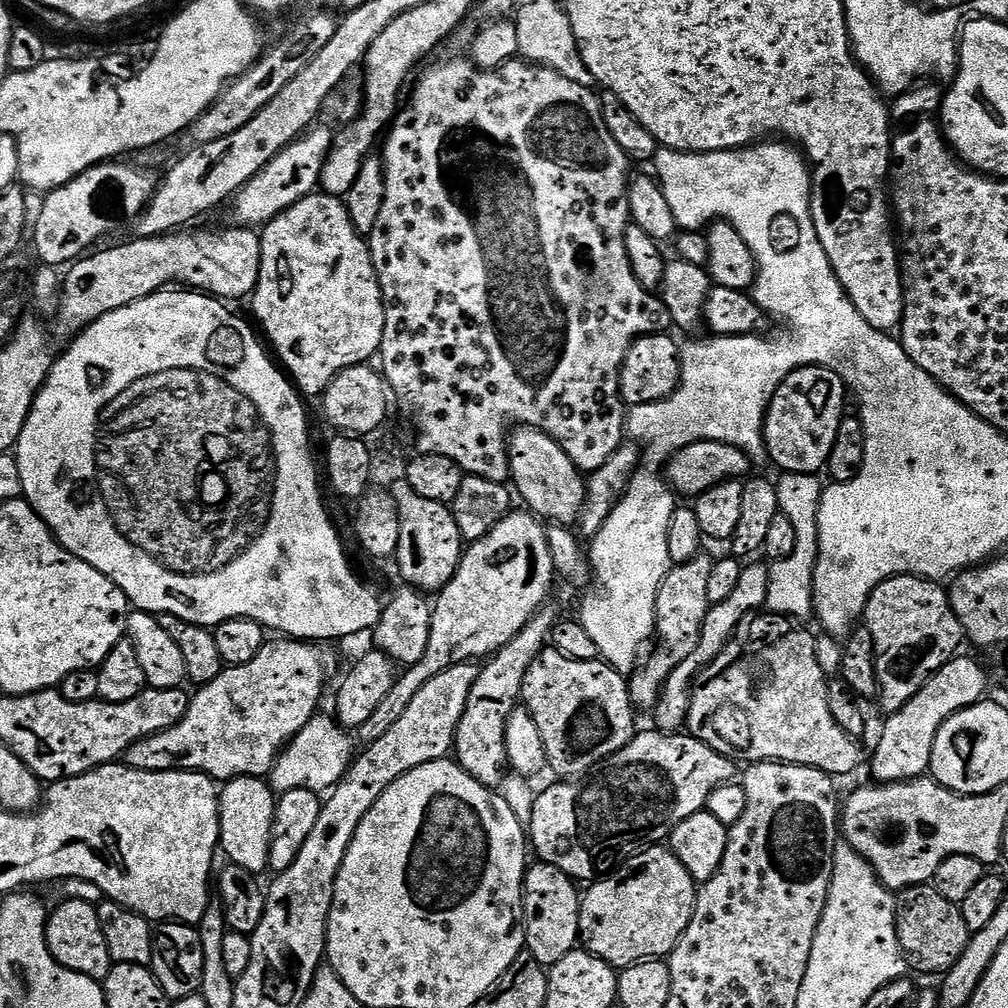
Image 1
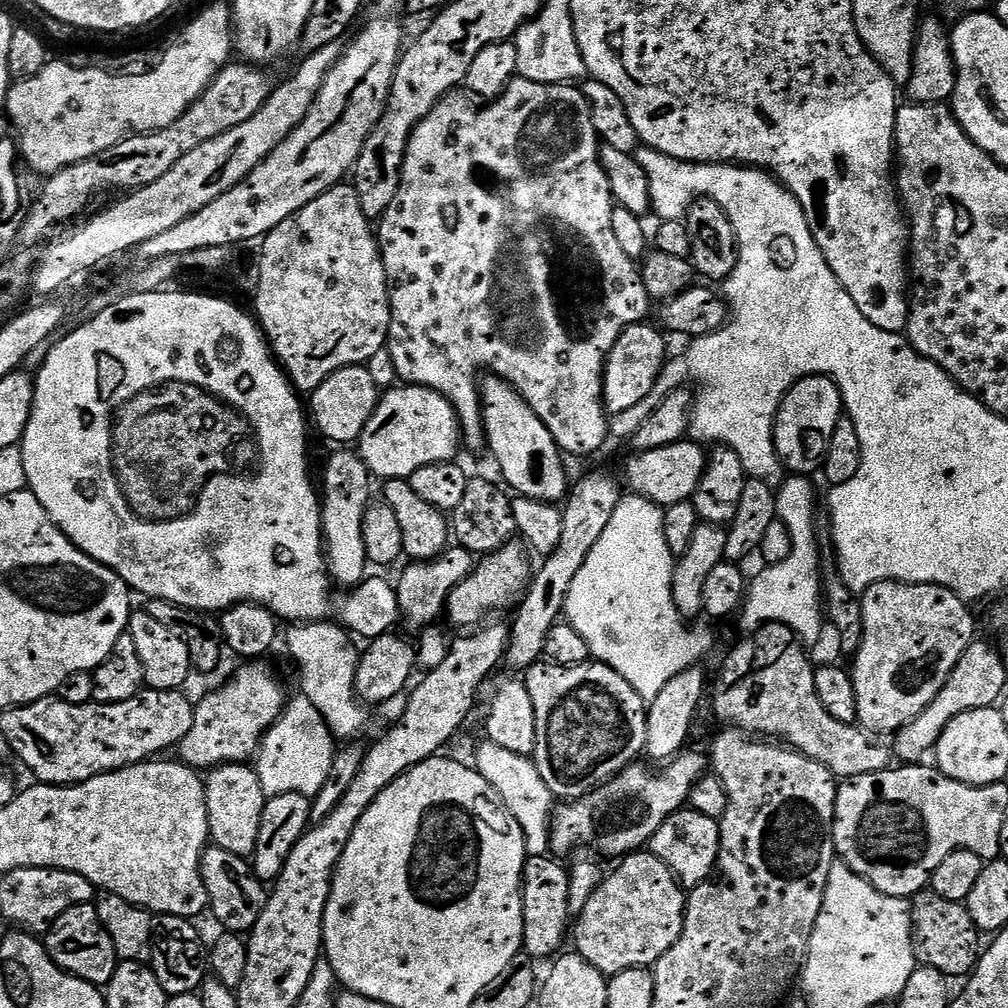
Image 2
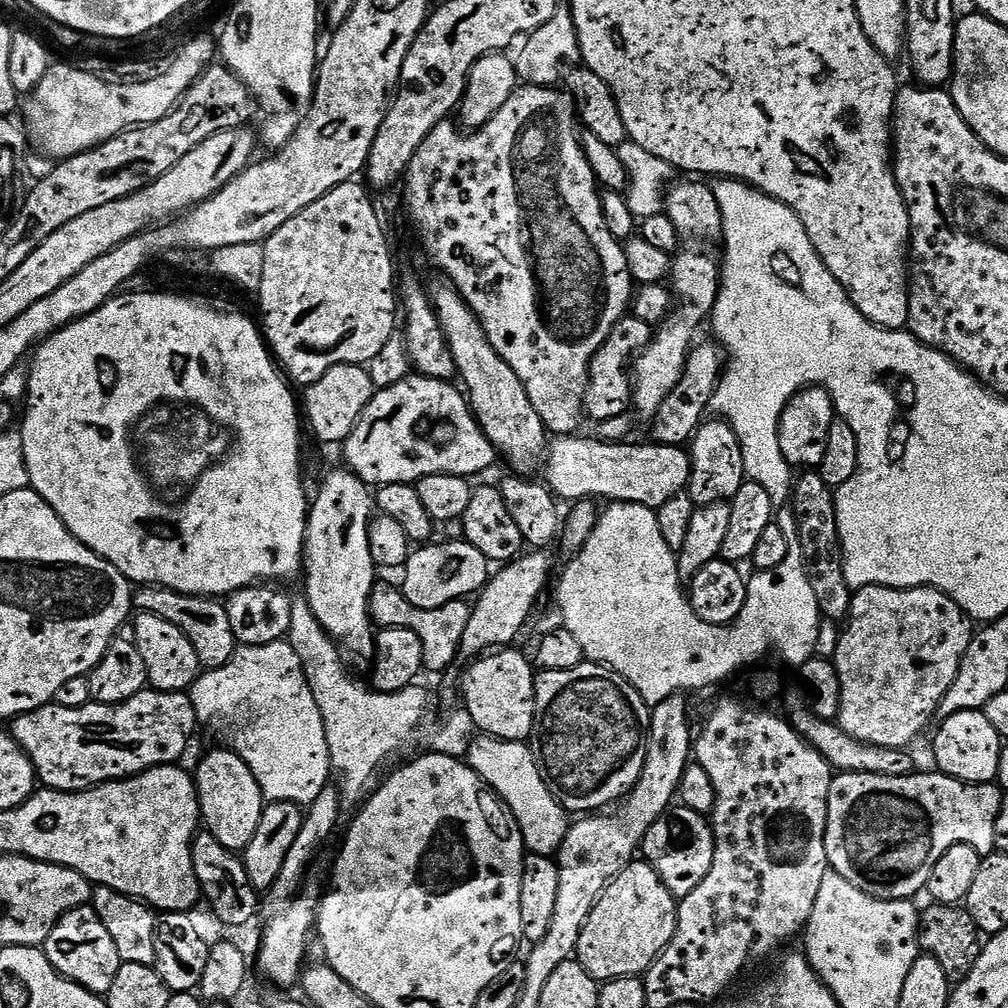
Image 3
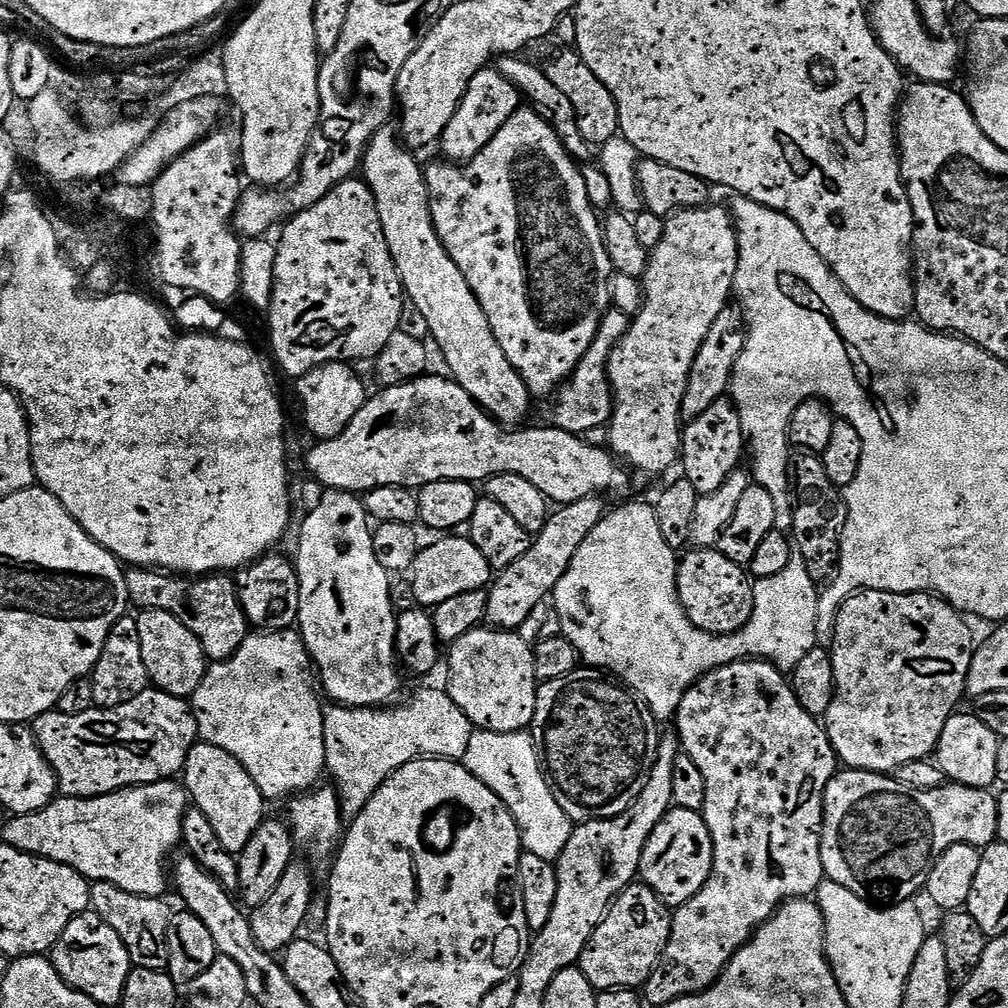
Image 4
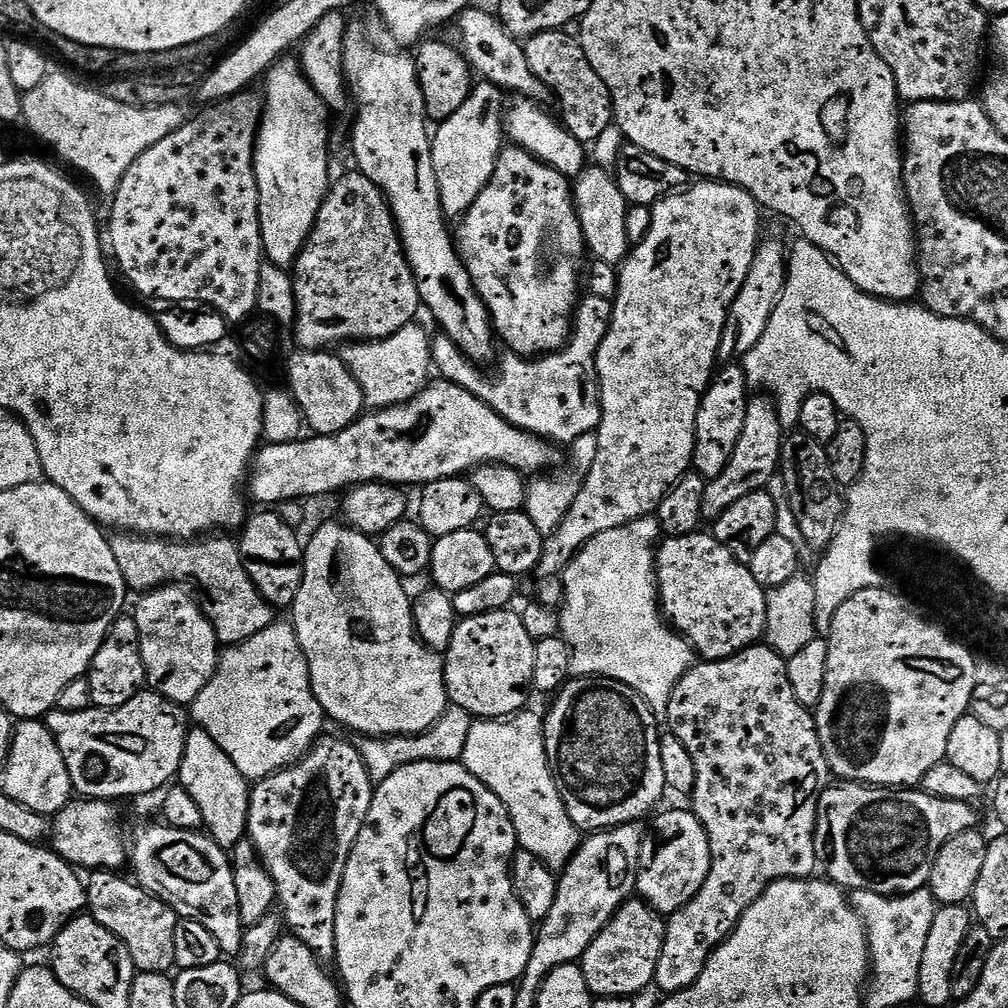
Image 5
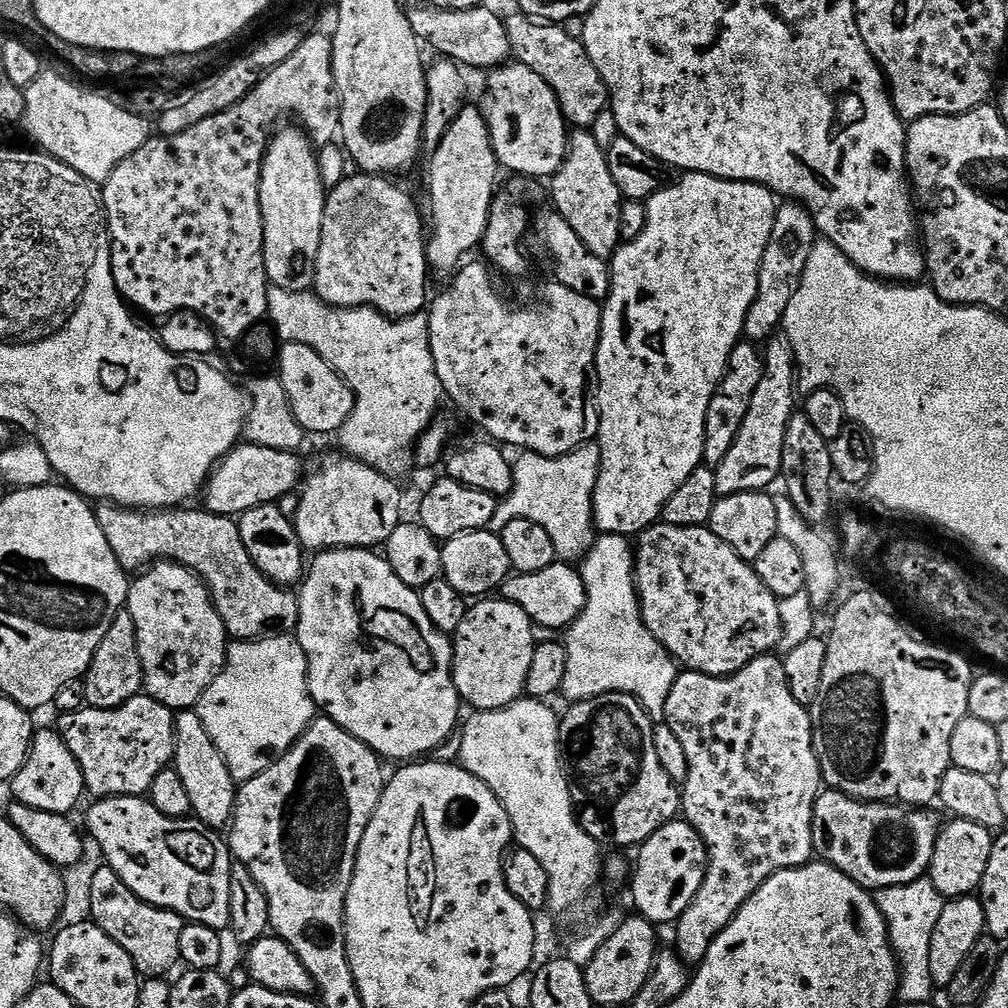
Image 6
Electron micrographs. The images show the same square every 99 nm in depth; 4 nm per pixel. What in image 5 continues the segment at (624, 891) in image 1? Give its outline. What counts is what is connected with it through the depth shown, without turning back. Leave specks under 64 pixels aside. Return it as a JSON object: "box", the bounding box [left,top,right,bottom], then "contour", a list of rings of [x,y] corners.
{"box":[578,898,665,998],"contour":[[[630,898],[620,905],[612,920],[597,934],[578,961],[582,974],[586,974],[586,986],[590,986],[593,997],[636,998],[643,988],[653,987],[658,958],[664,945],[665,923],[665,917],[661,913],[639,898]]]}

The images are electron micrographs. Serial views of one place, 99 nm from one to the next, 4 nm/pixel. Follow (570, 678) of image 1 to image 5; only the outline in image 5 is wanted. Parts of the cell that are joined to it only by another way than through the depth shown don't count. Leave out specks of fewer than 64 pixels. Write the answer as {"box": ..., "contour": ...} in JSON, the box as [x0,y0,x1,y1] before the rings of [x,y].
{"box":[543,676,666,833],"contour":[[[604,676],[569,679],[551,700],[548,716],[543,717],[546,754],[558,777],[566,814],[570,814],[581,833],[602,832],[605,828],[643,821],[643,816],[651,817],[657,811],[656,803],[666,796],[666,785],[660,753],[662,728],[656,725],[658,718],[650,706],[630,686]]]}

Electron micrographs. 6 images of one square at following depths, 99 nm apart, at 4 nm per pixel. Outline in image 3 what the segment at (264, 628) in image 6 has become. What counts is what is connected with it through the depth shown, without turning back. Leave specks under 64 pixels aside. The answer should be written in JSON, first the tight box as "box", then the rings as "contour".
{"box":[132,586,238,669],"contour":[[[140,586],[133,591],[132,607],[137,613],[149,612],[158,618],[166,618],[170,626],[178,626],[178,630],[182,630],[182,634],[190,638],[190,646],[194,646],[194,654],[198,654],[201,669],[226,666],[226,662],[230,662],[230,658],[236,653],[238,645],[234,630],[230,630],[230,617],[226,615],[224,604],[219,599],[187,596],[159,586]]]}

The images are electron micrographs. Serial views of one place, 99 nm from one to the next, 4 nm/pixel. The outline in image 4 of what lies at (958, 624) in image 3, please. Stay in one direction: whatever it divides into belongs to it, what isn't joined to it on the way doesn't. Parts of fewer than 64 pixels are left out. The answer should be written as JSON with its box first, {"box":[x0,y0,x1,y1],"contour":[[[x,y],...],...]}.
{"box":[826,592,974,773],"contour":[[[856,592],[834,614],[836,629],[832,632],[830,655],[834,666],[834,698],[826,717],[826,731],[832,748],[836,751],[837,761],[845,769],[857,768],[863,772],[895,773],[898,766],[906,762],[929,759],[935,753],[942,738],[942,730],[948,719],[961,707],[960,699],[965,699],[966,674],[970,674],[970,662],[974,651],[969,621],[957,612],[947,600],[930,592]]]}

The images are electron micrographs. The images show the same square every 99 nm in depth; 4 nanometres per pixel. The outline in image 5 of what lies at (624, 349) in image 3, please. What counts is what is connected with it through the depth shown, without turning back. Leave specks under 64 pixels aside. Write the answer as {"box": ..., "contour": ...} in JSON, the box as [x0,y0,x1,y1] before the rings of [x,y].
{"box":[431,294,613,446],"contour":[[[588,294],[577,303],[572,321],[572,335],[559,352],[539,358],[505,355],[496,380],[473,364],[468,355],[449,336],[431,337],[435,371],[451,384],[462,386],[486,406],[490,406],[515,428],[526,430],[557,446],[571,446],[583,441],[600,427],[600,379],[596,373],[596,355],[602,338],[610,330],[613,301]]]}

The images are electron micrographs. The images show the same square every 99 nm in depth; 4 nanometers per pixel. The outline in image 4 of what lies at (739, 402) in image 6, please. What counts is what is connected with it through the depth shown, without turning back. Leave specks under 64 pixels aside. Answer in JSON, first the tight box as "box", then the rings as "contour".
{"box":[678,399,746,496],"contour":[[[731,399],[714,402],[714,406],[706,409],[699,418],[683,425],[678,464],[684,467],[683,479],[688,480],[700,496],[714,494],[714,490],[721,488],[722,482],[726,482],[726,478],[730,478],[730,474],[741,467],[740,459],[745,459],[745,456],[746,437],[738,410]]]}

